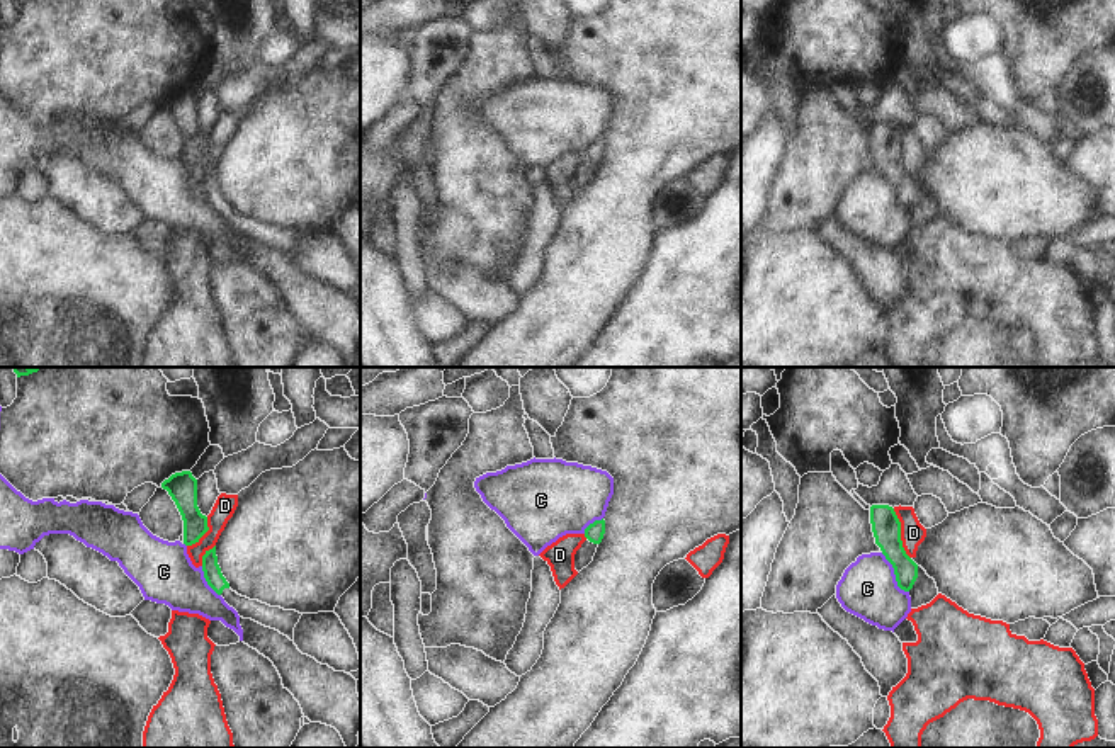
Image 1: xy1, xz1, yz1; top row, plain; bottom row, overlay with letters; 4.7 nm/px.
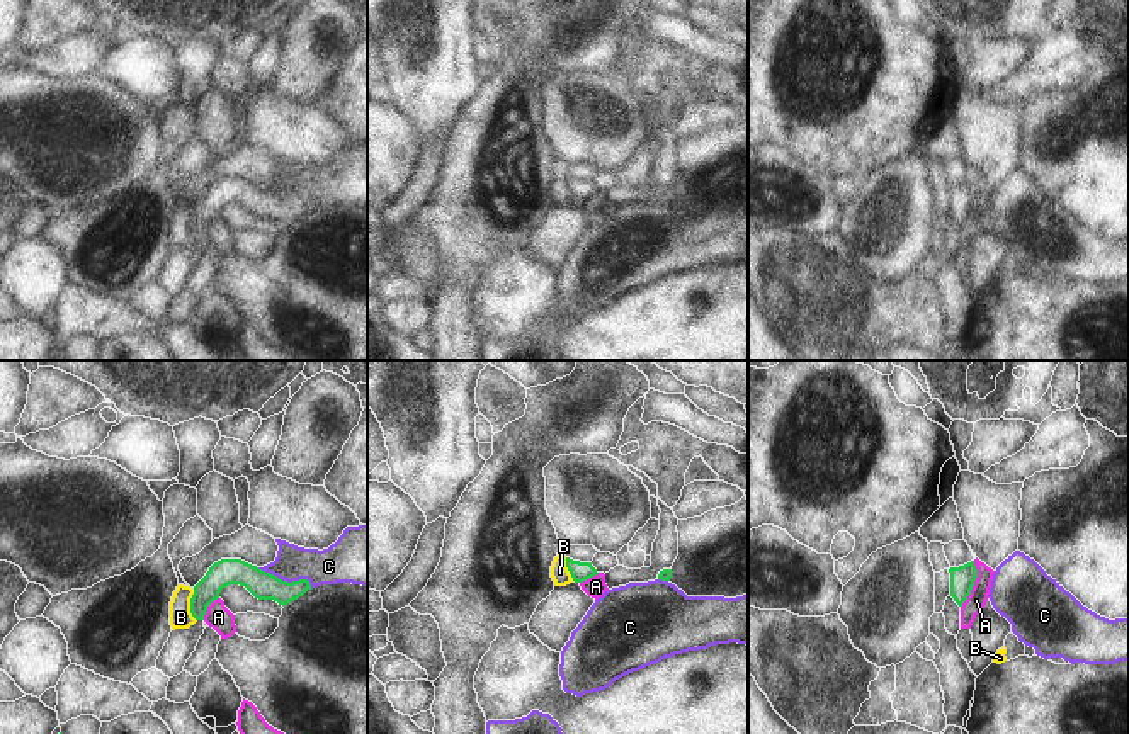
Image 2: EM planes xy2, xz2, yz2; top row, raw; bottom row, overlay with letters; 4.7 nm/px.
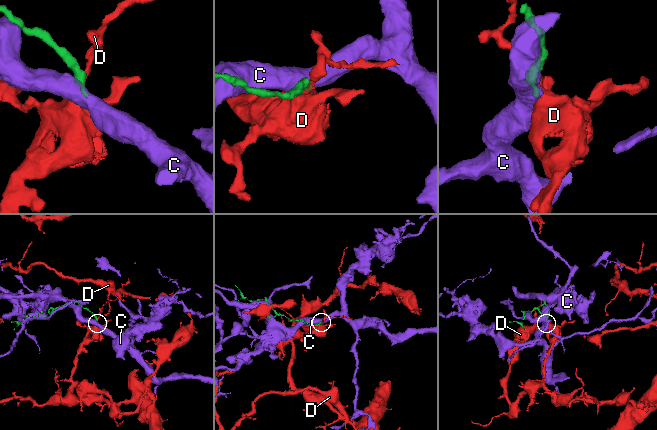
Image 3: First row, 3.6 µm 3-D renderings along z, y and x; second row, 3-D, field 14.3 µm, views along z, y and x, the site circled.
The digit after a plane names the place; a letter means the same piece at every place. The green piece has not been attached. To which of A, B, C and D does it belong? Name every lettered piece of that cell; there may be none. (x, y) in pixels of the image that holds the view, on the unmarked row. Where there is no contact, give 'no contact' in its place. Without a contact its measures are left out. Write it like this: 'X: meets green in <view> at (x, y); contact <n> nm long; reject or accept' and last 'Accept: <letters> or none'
A: meets green in yz2 at (973, 204); contact 240 nm long; reject
B: meets green in xy2 at (191, 225); contact 150 nm long; reject
C: meets green in xy2 at (286, 201); contact 280 nm long; reject
D: meets green in yz1 at (899, 153); contact 260 nm long; reject
Accept: none

